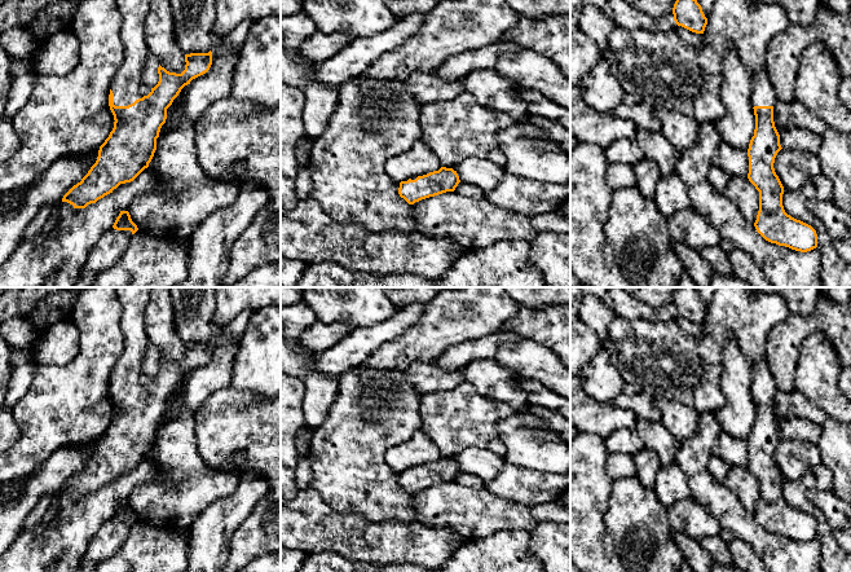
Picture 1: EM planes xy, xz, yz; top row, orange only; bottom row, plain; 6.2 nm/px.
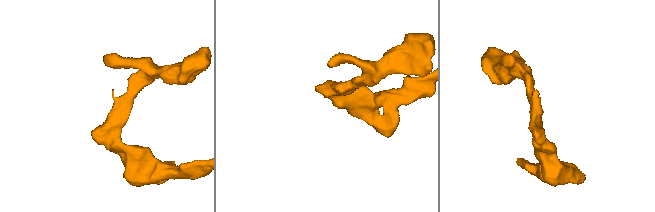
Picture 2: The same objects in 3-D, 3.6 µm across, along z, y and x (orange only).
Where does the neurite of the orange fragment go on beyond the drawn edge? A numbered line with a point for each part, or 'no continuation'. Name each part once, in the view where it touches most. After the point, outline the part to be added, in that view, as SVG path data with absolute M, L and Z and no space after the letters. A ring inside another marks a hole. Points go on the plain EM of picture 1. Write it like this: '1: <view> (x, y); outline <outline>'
1: xy (126, 374); outline M115 287L123 307L120 327L124 334L124 349L110 375L115 396L128 396L144 387L140 374L150 347L144 321L150 290L151 287Z

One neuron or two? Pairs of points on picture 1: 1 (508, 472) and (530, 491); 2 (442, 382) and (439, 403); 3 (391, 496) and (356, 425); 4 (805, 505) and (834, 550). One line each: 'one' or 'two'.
1: one
2: two
3: one
4: one

